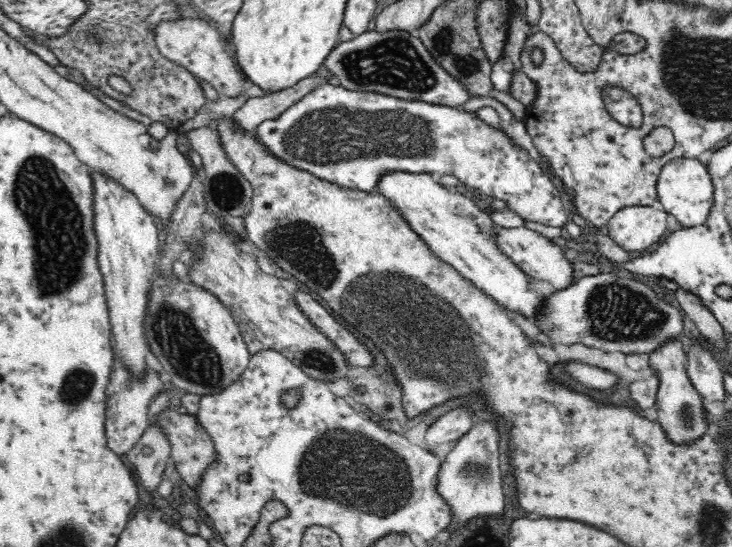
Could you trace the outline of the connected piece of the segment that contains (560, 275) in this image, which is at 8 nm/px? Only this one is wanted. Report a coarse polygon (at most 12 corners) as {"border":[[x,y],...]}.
{"border":[[496,226],[498,245],[526,275],[557,291],[575,283],[552,239]]}

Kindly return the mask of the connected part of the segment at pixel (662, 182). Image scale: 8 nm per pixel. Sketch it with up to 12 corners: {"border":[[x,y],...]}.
{"border":[[696,158],[662,166],[655,189],[683,228],[714,204],[710,173]]}

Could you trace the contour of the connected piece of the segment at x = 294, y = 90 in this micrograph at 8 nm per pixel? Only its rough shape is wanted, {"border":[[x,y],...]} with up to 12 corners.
{"border":[[320,65],[293,87],[248,99],[234,114],[252,130],[276,118],[334,73]]}

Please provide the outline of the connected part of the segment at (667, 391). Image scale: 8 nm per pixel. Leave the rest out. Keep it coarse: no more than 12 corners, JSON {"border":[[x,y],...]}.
{"border":[[680,342],[650,354],[656,422],[676,446],[712,431]]}

